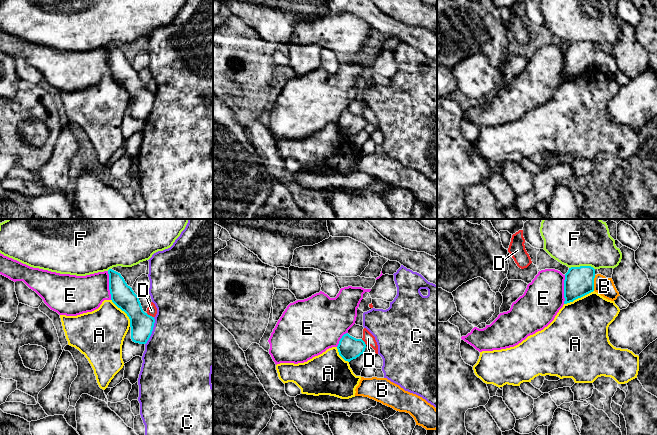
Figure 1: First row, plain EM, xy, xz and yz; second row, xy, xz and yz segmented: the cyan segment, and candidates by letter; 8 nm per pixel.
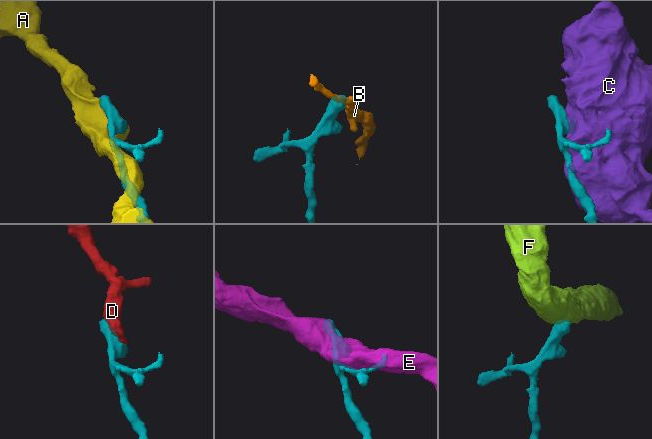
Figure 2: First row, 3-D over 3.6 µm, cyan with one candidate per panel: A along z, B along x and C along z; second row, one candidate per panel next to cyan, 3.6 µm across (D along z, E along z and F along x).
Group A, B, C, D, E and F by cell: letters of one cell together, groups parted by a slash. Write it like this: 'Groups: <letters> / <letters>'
Groups: A / B / C / D / E / F

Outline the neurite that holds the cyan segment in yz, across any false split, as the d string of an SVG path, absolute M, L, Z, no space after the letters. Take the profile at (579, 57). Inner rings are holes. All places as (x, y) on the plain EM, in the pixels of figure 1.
M591 42L571 43L565 50L564 80L594 67L595 45Z

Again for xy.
M109 45L108 50L111 76L129 93L132 117L146 120L153 107L154 93L143 87L138 71L127 61L120 49Z

